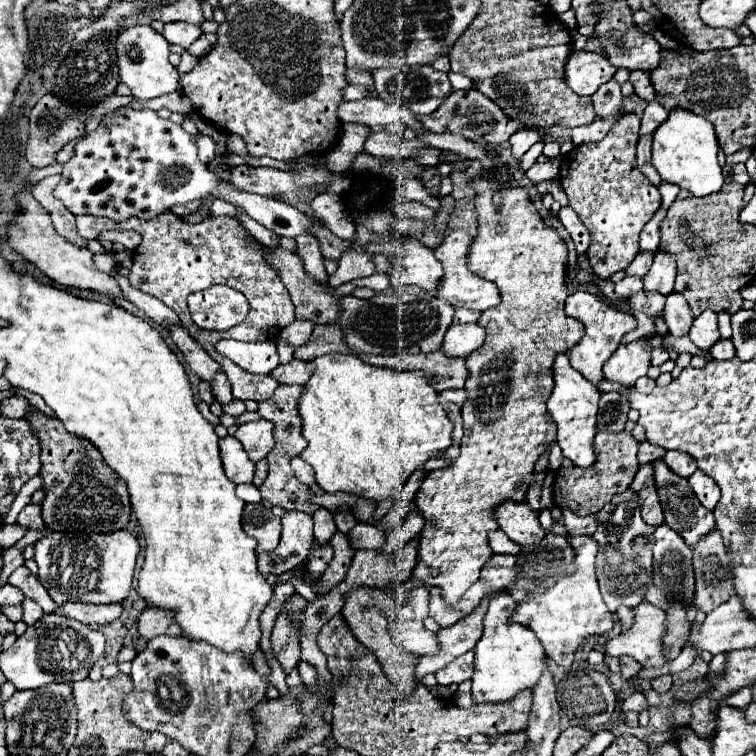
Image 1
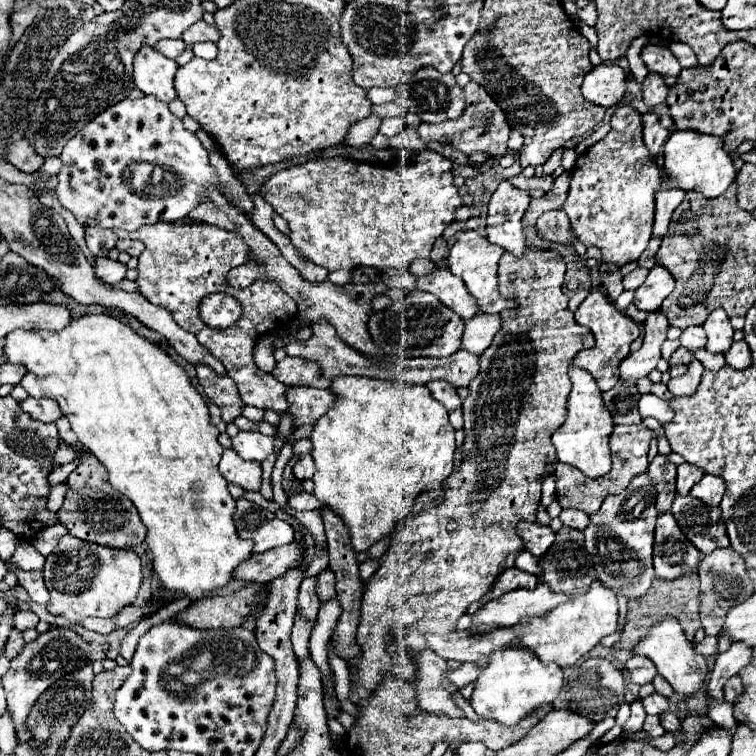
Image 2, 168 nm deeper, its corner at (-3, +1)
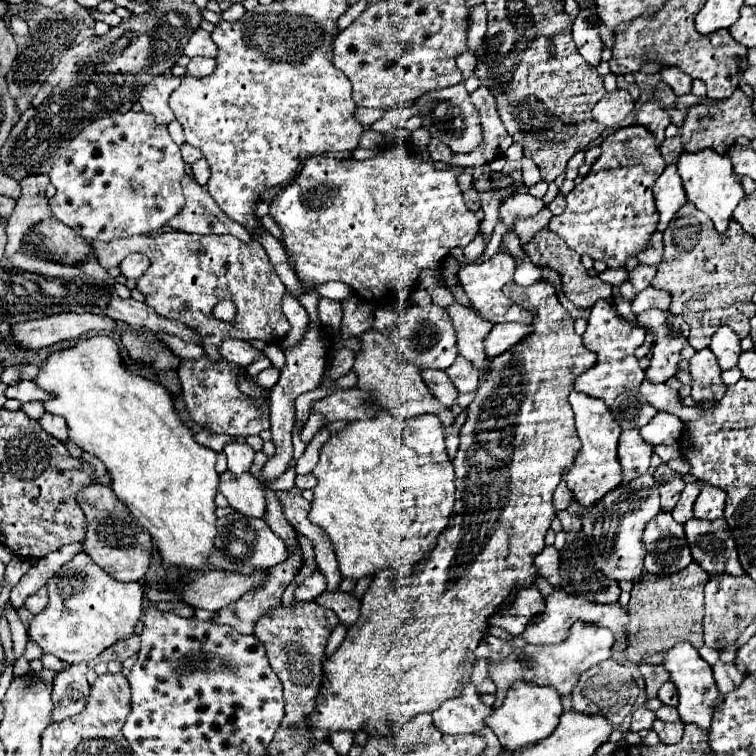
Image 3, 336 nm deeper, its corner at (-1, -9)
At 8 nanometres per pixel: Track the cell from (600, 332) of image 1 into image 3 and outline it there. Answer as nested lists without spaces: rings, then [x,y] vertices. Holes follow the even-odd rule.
[[[599,300],[589,314],[587,330],[583,334],[583,346],[597,354],[597,364],[575,378],[575,390],[583,392],[591,398],[605,400],[607,406],[623,392],[637,392],[643,382],[643,370],[635,358],[635,350],[643,344],[645,330],[641,326],[625,322],[609,300]]]

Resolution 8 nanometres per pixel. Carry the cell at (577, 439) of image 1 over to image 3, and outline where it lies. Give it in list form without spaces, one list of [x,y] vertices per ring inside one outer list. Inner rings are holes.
[[[575,390],[569,394],[569,402],[575,412],[575,426],[577,426],[577,436],[581,440],[581,448],[573,460],[573,466],[563,472],[563,480],[567,482],[575,500],[583,506],[589,506],[601,500],[609,490],[613,490],[621,482],[621,470],[617,460],[617,440],[621,428],[611,418],[611,412],[605,402],[587,398],[587,394],[579,394]]]

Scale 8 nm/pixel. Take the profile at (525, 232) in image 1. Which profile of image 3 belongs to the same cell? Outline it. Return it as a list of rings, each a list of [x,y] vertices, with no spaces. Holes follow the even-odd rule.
[[[541,280],[541,282],[535,282],[531,286],[521,286],[511,282],[503,288],[503,292],[513,300],[517,302],[519,306],[527,308],[531,314],[533,314],[533,332],[527,334],[521,342],[517,342],[515,346],[511,346],[507,352],[491,358],[491,366],[489,370],[485,372],[485,378],[479,382],[479,388],[475,390],[475,398],[473,402],[469,404],[467,408],[467,420],[465,424],[461,426],[461,432],[459,432],[459,438],[461,438],[461,444],[459,444],[459,450],[457,450],[457,456],[453,458],[453,466],[455,466],[455,486],[457,486],[457,500],[455,500],[455,510],[453,510],[453,516],[449,518],[449,526],[439,534],[437,538],[437,544],[433,546],[431,552],[425,554],[425,558],[419,562],[419,570],[415,570],[411,576],[401,576],[397,578],[393,568],[385,568],[385,570],[377,570],[375,576],[373,576],[373,582],[371,586],[367,588],[367,592],[363,594],[361,598],[361,616],[357,620],[357,624],[353,624],[349,630],[347,630],[347,636],[343,640],[343,644],[337,648],[337,652],[325,662],[325,676],[323,676],[323,686],[321,686],[321,692],[319,692],[319,698],[317,698],[317,708],[315,712],[309,716],[309,726],[313,730],[313,738],[327,738],[329,732],[333,730],[351,730],[355,732],[357,728],[359,730],[365,730],[367,734],[389,734],[389,726],[387,722],[407,722],[411,716],[415,714],[421,714],[421,712],[433,712],[435,708],[441,706],[441,702],[445,702],[447,698],[453,698],[461,692],[461,688],[469,682],[469,676],[471,676],[471,668],[473,668],[473,662],[475,662],[475,654],[473,650],[477,648],[479,640],[483,638],[483,630],[487,628],[487,618],[491,614],[495,614],[497,610],[501,610],[503,606],[511,604],[511,600],[507,600],[513,590],[517,588],[523,588],[523,586],[529,586],[537,574],[535,566],[533,566],[533,556],[543,550],[545,542],[545,532],[549,530],[551,526],[551,520],[555,516],[555,508],[551,504],[551,498],[553,498],[553,492],[557,488],[557,484],[561,482],[561,474],[567,466],[571,466],[577,450],[579,450],[579,438],[575,434],[575,424],[573,424],[573,410],[569,406],[569,392],[573,390],[573,380],[577,374],[581,374],[583,370],[591,368],[597,358],[595,358],[595,352],[587,350],[581,342],[581,336],[577,336],[573,332],[573,318],[567,314],[567,310],[559,304],[557,300],[557,294],[555,294],[555,286],[547,280]]]

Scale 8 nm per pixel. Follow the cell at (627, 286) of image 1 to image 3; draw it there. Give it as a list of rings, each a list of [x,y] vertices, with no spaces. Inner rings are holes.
[[[639,264],[635,270],[629,272],[629,282],[633,284],[635,292],[645,290],[645,288],[651,284],[653,278],[655,278],[655,268],[651,268],[651,266],[643,266],[643,264]]]

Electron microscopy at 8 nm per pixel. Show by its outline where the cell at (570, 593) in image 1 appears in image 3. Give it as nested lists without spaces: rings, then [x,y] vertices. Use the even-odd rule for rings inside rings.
[[[575,622],[567,638],[559,644],[525,644],[523,648],[511,652],[503,662],[489,660],[489,678],[497,686],[497,706],[499,702],[503,702],[503,694],[507,692],[507,686],[511,686],[515,680],[527,680],[539,686],[553,686],[561,696],[569,694],[577,684],[581,672],[611,656],[613,642],[615,638],[609,628]]]

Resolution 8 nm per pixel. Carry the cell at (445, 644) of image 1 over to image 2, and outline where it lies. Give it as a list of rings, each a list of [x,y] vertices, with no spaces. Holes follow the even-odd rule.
[[[537,584],[535,590],[515,590],[507,592],[501,600],[491,600],[473,614],[473,628],[481,624],[497,624],[497,626],[513,626],[525,616],[545,616],[557,608],[557,604],[567,602],[571,596],[553,592],[547,584]]]

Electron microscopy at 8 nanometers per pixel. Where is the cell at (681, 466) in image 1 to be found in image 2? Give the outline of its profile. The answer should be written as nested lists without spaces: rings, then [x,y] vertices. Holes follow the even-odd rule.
[[[681,464],[677,466],[677,494],[685,496],[691,492],[691,488],[703,478],[705,472],[701,472],[701,468],[693,466],[693,464]]]

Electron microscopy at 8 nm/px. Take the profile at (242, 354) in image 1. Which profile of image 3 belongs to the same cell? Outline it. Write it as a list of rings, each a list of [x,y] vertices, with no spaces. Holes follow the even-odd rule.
[[[267,368],[267,370],[263,370],[259,376],[257,376],[257,384],[259,386],[263,386],[263,388],[271,388],[271,386],[275,386],[275,382],[279,380],[279,370],[277,368]]]

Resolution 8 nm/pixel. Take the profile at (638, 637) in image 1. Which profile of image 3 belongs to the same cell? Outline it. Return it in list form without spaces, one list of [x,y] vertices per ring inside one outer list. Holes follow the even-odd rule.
[[[679,642],[675,644],[673,648],[665,650],[663,652],[665,660],[663,660],[663,668],[669,672],[671,676],[671,682],[675,684],[677,688],[677,694],[679,694],[679,704],[677,704],[677,710],[681,714],[681,720],[685,724],[693,722],[697,726],[701,726],[703,730],[709,730],[709,724],[711,724],[711,716],[713,716],[713,702],[717,700],[719,692],[715,688],[715,680],[713,680],[713,672],[711,672],[711,666],[697,654],[697,650],[687,644],[687,642]]]

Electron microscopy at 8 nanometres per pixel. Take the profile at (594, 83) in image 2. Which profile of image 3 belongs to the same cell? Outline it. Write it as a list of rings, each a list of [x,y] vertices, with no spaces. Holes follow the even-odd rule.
[[[615,90],[593,106],[593,120],[607,128],[619,128],[619,122],[633,110],[633,98],[627,90]]]

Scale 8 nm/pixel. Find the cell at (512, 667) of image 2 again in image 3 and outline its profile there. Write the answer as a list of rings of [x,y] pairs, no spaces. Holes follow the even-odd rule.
[[[515,682],[507,690],[503,704],[493,708],[493,712],[485,718],[485,724],[495,732],[501,746],[507,748],[509,752],[513,752],[525,744],[547,738],[555,730],[555,726],[559,724],[561,712],[563,712],[561,696],[557,694],[555,688],[537,686],[533,682]]]

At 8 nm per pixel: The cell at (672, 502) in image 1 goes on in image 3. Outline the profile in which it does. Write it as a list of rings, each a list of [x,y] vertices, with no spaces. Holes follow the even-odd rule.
[[[691,518],[683,524],[693,560],[707,574],[743,574],[739,566],[735,540],[725,518],[703,522]]]

